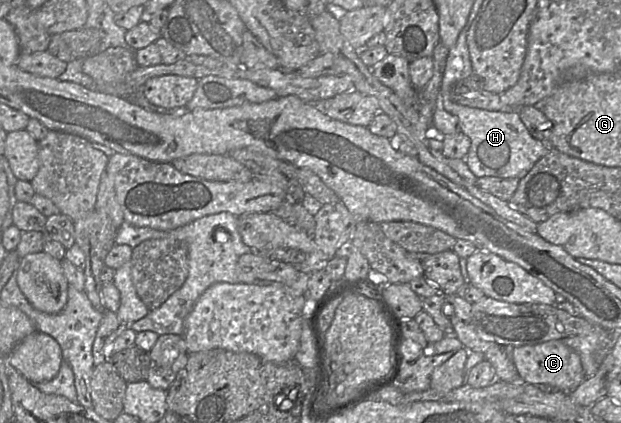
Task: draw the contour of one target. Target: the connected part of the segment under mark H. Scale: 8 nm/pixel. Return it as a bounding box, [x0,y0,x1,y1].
[438,27,550,178]

